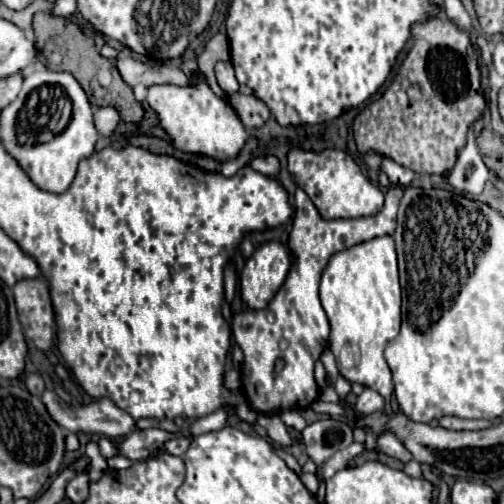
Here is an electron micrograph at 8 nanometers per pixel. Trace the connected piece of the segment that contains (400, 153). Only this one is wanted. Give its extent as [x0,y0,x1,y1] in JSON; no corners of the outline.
[352,18,486,174]

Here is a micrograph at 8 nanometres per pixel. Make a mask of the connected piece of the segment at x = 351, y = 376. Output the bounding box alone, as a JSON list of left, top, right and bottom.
[320,236,400,400]

